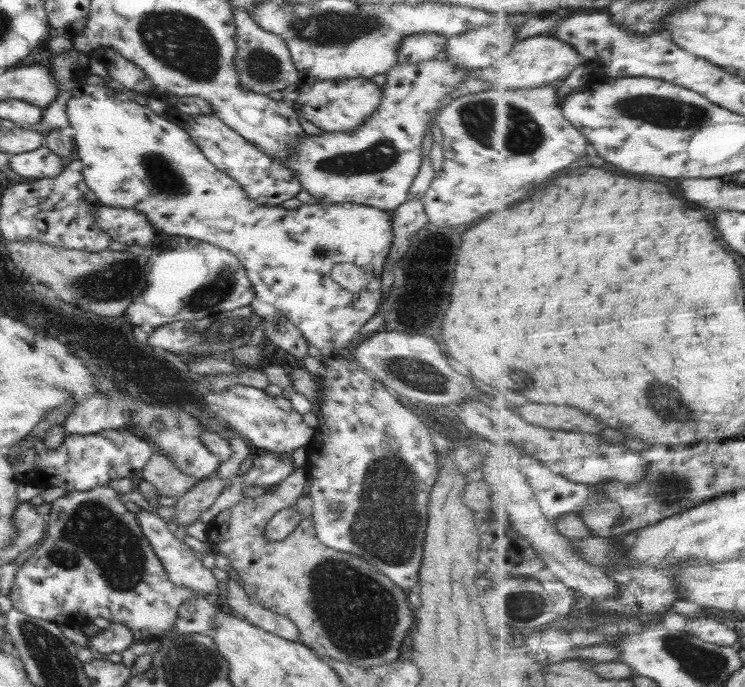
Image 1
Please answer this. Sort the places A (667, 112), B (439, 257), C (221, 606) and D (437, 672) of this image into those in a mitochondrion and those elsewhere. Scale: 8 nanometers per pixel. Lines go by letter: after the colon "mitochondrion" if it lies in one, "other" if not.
A: mitochondrion
B: other
C: other
D: other

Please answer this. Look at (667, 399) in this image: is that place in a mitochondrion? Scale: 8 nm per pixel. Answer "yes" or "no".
yes

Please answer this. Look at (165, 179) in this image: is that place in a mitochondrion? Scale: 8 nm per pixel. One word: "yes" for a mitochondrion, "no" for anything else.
yes

